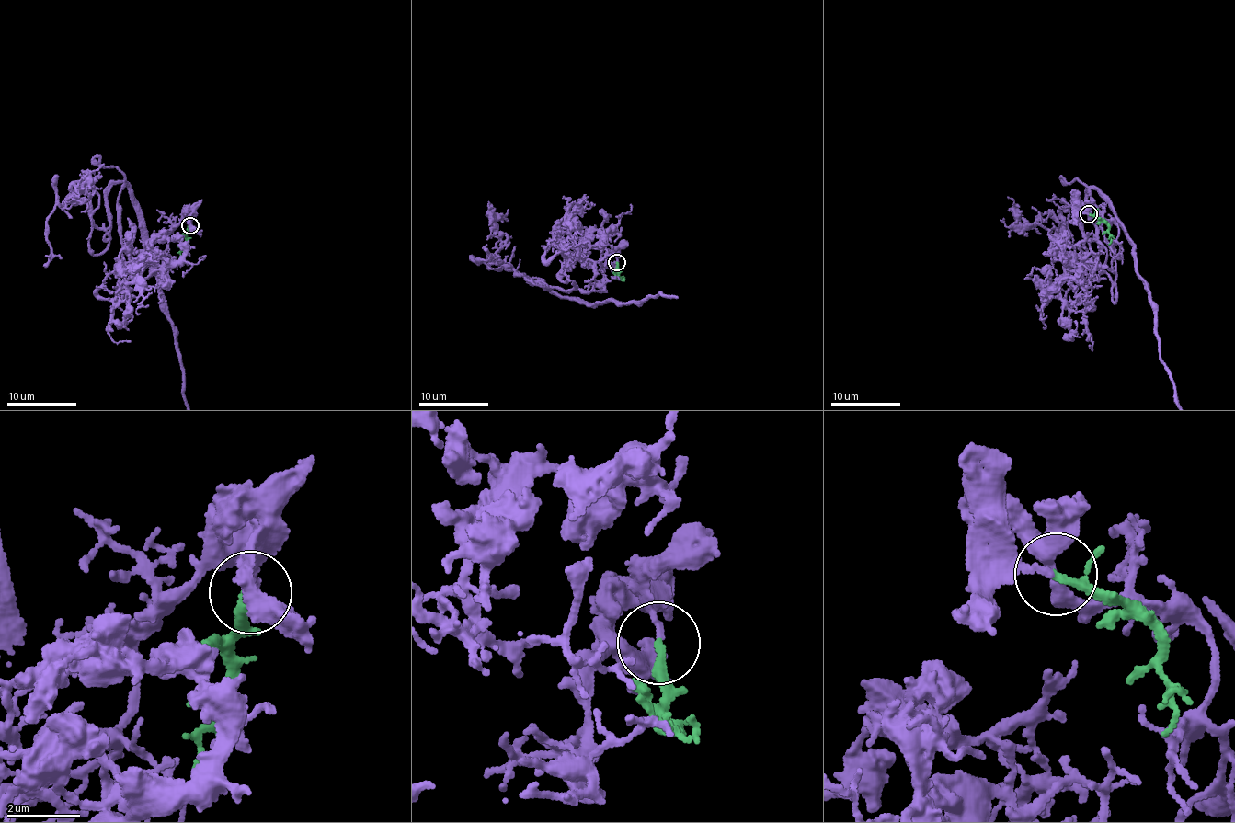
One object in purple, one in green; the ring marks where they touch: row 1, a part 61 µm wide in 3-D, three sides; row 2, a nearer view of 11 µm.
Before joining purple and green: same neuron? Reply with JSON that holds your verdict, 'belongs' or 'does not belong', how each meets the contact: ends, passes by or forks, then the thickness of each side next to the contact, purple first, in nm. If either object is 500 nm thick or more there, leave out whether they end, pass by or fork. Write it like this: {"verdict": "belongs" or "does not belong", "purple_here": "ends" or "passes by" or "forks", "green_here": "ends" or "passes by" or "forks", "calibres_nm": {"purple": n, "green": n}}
{"verdict": "belongs", "purple_here": "ends", "green_here": "passes by", "calibres_nm": {"purple": 160, "green": 170}}

